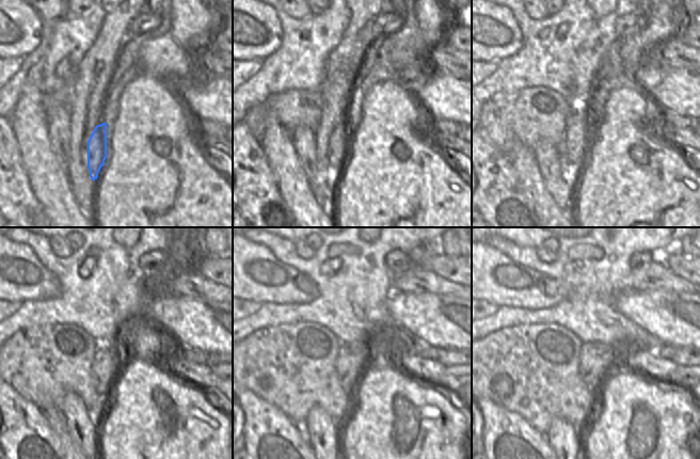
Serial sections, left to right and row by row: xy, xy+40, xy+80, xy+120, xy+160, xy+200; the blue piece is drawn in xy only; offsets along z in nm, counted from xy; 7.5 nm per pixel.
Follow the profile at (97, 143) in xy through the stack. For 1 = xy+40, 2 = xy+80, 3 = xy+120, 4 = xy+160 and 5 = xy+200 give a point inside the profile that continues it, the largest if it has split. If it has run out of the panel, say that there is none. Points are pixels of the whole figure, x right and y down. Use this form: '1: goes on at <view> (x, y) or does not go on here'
1: goes on at xy+40 (337, 149)
2: goes on at xy+80 (579, 127)
3: goes on at xy+120 (109, 360)
4: goes on at xy+160 (353, 359)
5: goes on at xy+200 (597, 359)

